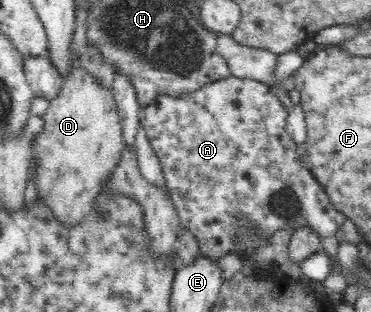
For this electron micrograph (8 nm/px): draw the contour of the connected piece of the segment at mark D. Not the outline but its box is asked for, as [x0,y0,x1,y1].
[35,63,123,224]

